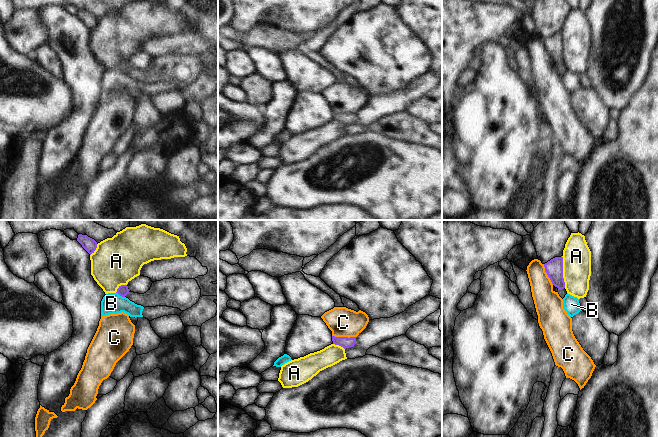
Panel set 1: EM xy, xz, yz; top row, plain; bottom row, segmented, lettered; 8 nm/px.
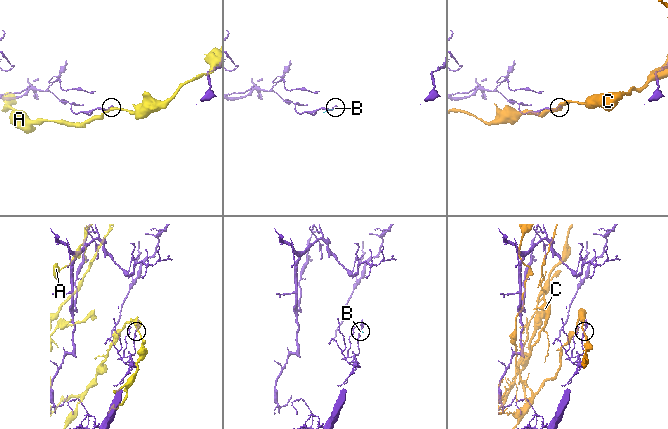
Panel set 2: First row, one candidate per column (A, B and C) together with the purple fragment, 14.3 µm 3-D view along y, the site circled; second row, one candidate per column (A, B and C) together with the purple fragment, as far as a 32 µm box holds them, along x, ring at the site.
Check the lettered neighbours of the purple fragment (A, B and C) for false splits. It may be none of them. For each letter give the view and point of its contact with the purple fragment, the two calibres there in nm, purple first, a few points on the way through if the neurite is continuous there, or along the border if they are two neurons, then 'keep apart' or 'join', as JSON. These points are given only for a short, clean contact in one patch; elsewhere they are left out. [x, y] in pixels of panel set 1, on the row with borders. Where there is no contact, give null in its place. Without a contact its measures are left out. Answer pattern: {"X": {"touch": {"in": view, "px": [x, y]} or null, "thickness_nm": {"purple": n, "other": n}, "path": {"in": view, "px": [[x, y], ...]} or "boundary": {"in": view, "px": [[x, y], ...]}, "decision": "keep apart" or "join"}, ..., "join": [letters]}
{"A": {"touch": {"in": "yz", "px": [562, 272]}, "thickness_nm": {"purple": 140, "other": 220}, "decision": "keep apart"}, "B": {"touch": {"in": "xy", "px": [120, 295]}, "thickness_nm": {"purple": 90, "other": 160}, "boundary": {"in": "xy", "px": [[116, 292], [124, 297]]}, "decision": "keep apart"}, "C": {"touch": {"in": "xz", "px": [344, 337]}, "thickness_nm": {"purple": 90, "other": 240}, "boundary": {"in": "xz", "px": [[332, 335], [355, 337]]}, "decision": "keep apart"}, "join": []}

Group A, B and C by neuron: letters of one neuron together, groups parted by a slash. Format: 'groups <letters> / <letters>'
groups A / B / C

